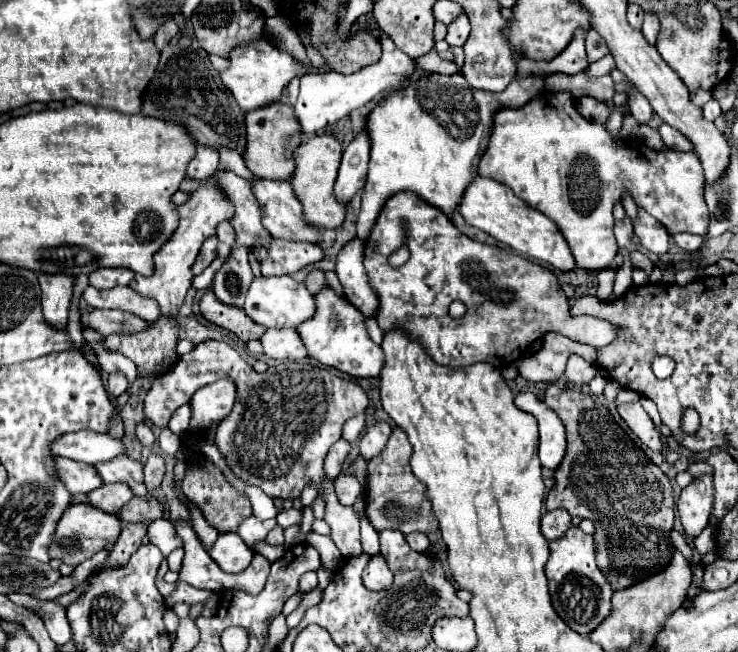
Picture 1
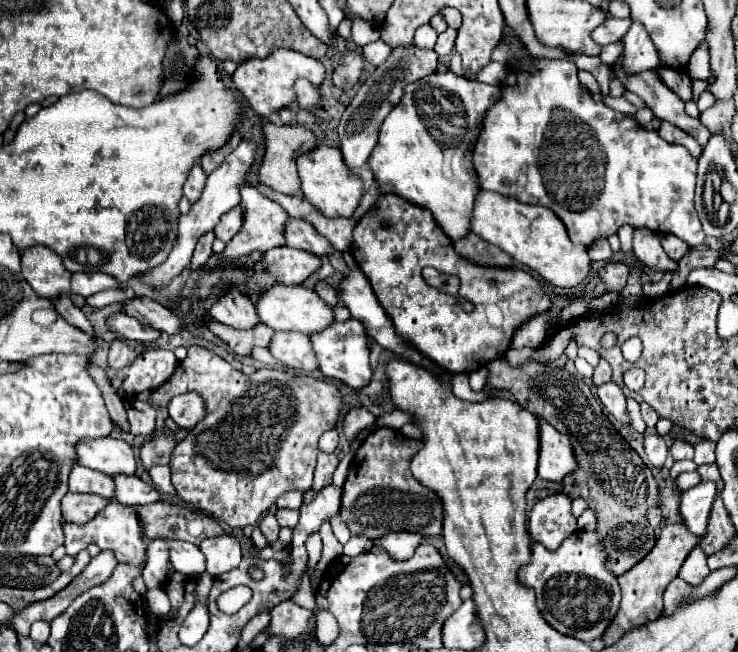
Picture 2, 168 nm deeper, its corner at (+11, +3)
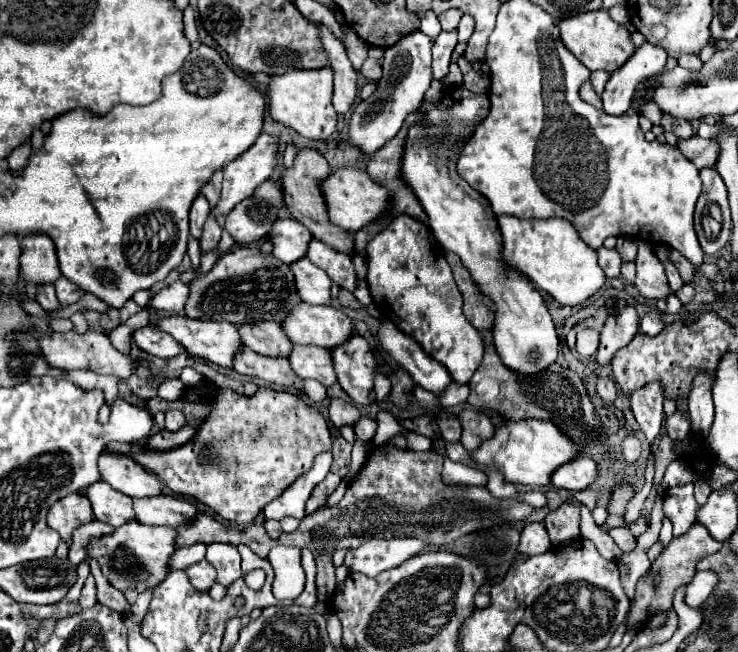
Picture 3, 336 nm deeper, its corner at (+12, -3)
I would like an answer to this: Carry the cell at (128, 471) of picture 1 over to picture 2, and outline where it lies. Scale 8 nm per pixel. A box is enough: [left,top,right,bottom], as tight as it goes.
[112,474,162,506]

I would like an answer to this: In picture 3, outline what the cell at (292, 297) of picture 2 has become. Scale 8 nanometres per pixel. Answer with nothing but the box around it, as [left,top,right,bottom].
[283,302,355,350]

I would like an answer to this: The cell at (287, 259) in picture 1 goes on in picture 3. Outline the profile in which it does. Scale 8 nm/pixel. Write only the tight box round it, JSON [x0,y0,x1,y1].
[291,258,331,304]

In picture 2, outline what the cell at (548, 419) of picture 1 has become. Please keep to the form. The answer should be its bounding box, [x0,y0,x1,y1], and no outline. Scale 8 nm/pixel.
[536,416,574,482]

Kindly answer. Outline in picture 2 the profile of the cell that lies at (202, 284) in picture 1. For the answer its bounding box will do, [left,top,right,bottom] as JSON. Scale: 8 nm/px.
[206,186,288,270]

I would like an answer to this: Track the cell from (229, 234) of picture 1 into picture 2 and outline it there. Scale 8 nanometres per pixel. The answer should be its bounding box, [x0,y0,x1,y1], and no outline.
[214,206,242,242]

